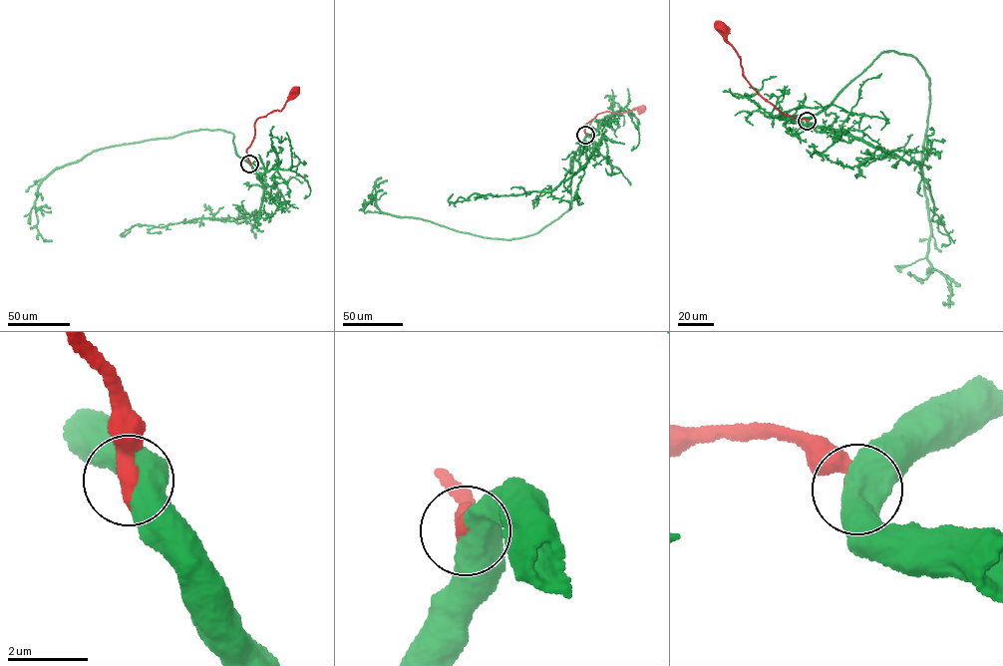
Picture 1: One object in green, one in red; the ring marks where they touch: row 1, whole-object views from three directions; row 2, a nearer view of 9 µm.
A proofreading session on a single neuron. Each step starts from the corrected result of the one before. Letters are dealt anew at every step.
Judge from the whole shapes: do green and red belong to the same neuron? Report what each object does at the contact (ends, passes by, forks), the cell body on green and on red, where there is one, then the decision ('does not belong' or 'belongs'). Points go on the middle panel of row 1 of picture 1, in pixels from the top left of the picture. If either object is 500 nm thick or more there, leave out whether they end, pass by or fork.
green none | red (641, 109) | belongs

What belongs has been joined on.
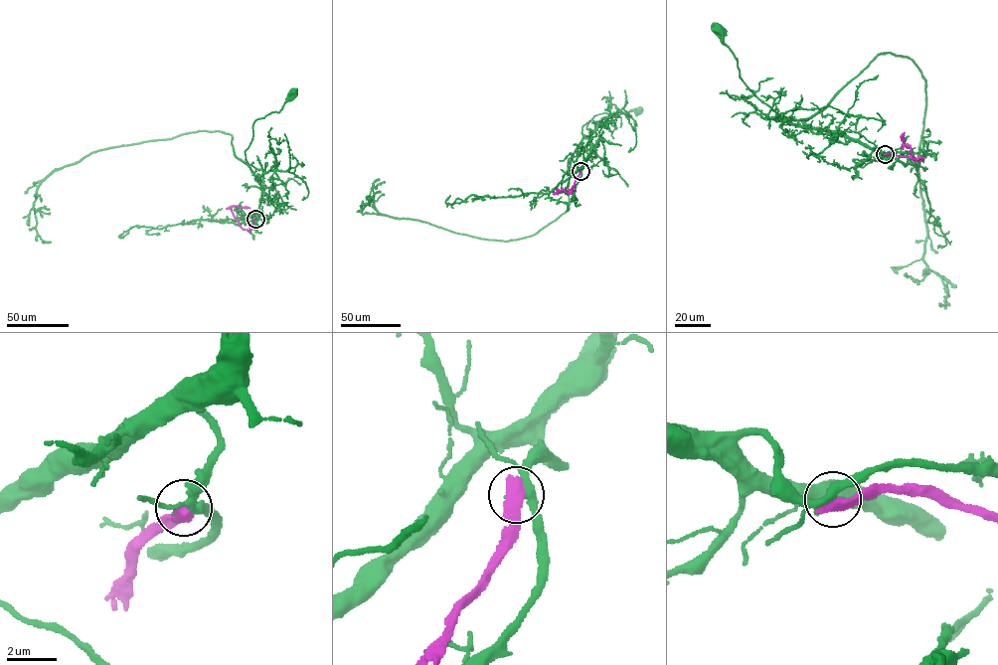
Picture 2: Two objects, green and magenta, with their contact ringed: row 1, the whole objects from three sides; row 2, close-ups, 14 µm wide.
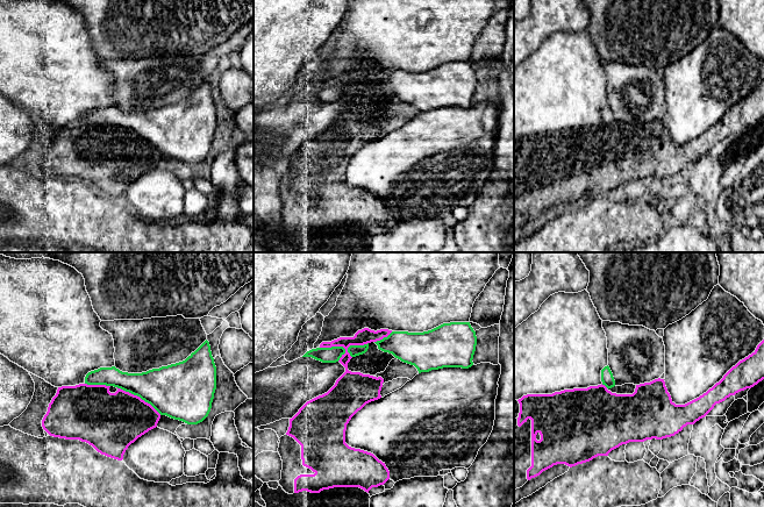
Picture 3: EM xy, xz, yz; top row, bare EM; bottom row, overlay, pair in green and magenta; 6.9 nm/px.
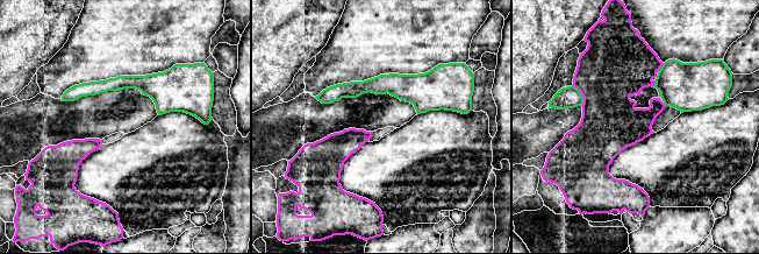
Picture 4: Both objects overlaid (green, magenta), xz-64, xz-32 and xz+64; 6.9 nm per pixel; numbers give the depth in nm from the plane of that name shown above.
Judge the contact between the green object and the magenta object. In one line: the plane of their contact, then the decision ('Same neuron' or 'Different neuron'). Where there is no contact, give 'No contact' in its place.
Touches green in xz. Different neuron

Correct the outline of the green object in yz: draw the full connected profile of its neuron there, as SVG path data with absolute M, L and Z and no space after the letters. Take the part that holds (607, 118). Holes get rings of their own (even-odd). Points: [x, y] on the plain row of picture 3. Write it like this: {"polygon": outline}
{"polygon": "M608 105L601 109L601 121L607 128L615 126L615 120Z"}

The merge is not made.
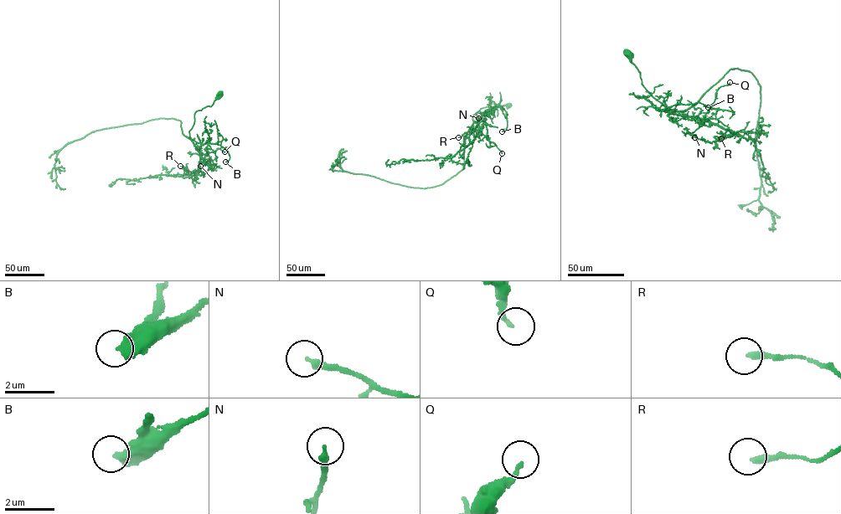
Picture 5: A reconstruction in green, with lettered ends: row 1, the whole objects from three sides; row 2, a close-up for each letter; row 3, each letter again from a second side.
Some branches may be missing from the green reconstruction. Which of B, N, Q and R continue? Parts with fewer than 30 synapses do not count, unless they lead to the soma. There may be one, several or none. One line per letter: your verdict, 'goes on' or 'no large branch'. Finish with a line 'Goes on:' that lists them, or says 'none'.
B: no large branch
N: no large branch
Q: no large branch
R: no large branch
Goes on: none

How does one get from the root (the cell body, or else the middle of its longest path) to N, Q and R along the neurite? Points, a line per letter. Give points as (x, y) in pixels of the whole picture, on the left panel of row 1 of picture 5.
N: (220, 94), (210, 106), (196, 111), (189, 131), (200, 156), (200, 166)
Q: (220, 94), (210, 106), (196, 111), (189, 132), (200, 156), (219, 148), (224, 151)
R: (220, 94), (210, 106), (196, 111), (194, 123), (189, 131), (200, 156), (198, 169), (189, 172), (180, 166)

